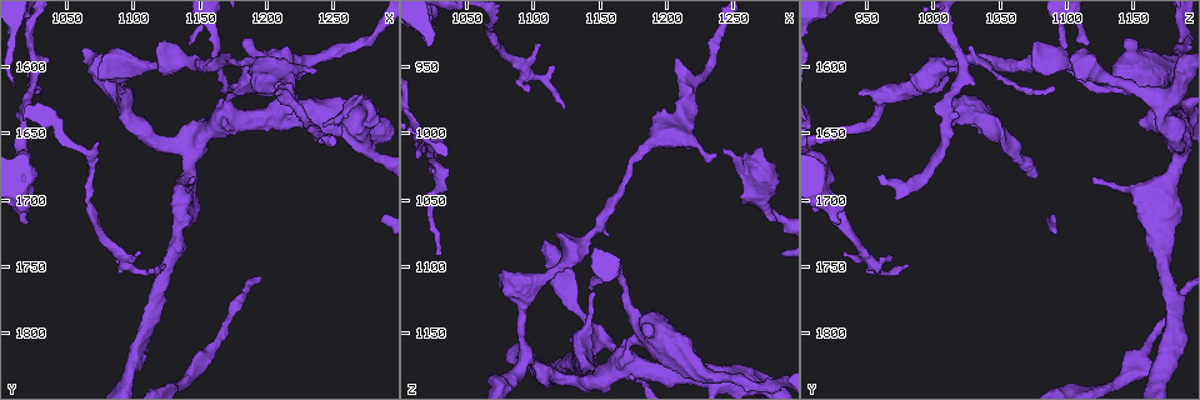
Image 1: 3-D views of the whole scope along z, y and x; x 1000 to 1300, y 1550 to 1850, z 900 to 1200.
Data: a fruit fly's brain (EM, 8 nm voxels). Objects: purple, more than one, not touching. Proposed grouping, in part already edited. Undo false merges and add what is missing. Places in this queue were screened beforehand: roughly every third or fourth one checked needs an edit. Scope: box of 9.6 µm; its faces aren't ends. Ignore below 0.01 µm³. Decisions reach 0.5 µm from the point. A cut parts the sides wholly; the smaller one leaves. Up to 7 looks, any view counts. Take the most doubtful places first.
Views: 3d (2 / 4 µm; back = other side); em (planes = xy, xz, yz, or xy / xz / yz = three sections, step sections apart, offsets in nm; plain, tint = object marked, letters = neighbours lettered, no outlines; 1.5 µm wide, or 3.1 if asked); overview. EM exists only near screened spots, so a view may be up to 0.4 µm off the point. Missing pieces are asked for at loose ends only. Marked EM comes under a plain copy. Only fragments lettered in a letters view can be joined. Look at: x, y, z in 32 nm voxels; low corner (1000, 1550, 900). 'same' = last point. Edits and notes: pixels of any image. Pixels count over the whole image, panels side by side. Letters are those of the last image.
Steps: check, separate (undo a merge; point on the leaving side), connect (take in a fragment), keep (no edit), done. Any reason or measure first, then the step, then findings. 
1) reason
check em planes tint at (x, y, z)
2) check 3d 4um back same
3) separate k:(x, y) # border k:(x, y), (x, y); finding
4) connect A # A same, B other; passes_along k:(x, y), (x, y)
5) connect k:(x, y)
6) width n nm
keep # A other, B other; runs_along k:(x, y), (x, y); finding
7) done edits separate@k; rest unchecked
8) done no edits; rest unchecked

end of a long branch
check 3d 2um at (1020, 1716, 928)

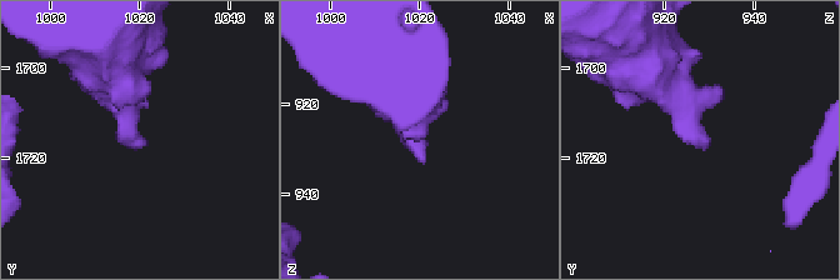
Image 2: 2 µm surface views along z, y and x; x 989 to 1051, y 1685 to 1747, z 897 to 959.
shape alone is not enough
check em xy step 8 letters at (1022, 1717, 929)

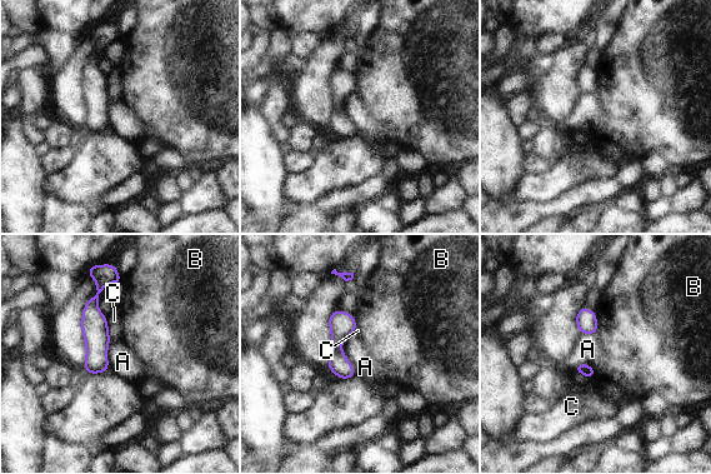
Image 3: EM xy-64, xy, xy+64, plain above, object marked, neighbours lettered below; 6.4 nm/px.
check em planes letters same

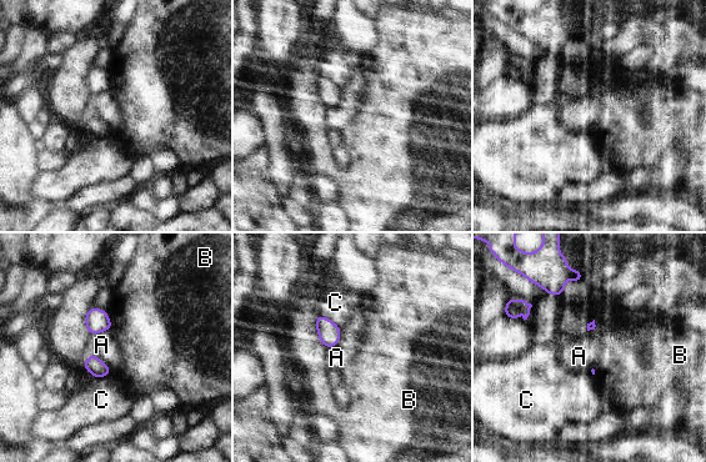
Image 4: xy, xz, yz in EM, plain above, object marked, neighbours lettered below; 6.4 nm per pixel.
longest_contact A 200 nm
keep # A other, B other, C other; border 4:(81, 363), (93, 353), (111, 371); no lettered fragment goes on from it

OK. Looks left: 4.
check em planes tint at (1172, 1620, 1156)

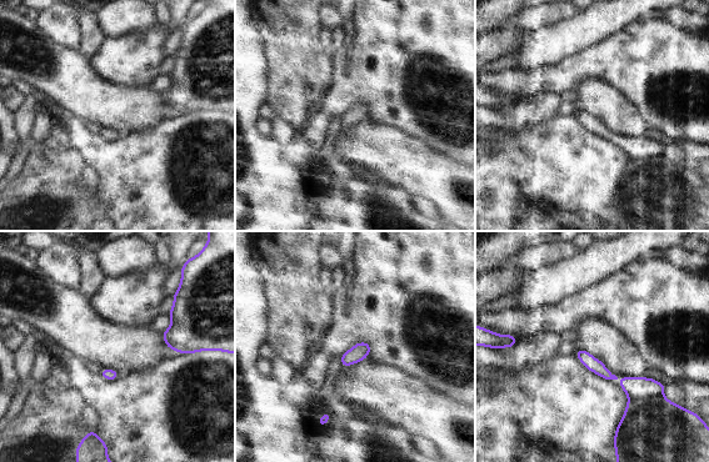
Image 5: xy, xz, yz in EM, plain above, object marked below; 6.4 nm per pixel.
check em planes letters same

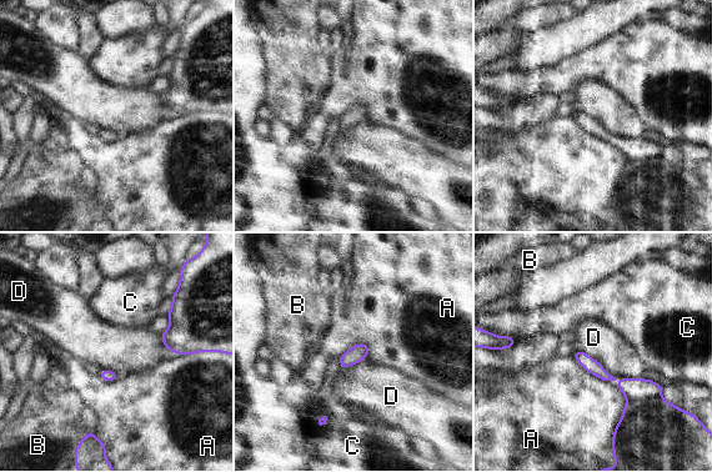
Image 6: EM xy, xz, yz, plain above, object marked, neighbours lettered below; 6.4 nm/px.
longest_contact A 550 nm
separate 6:(638, 390) # A other, B other, C other, D other; part_leaving 6:(577, 355), (607, 377), (650, 391); two neurons meet here

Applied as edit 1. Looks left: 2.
branch stops here
check 3d 2um at (1030, 1618, 1090)

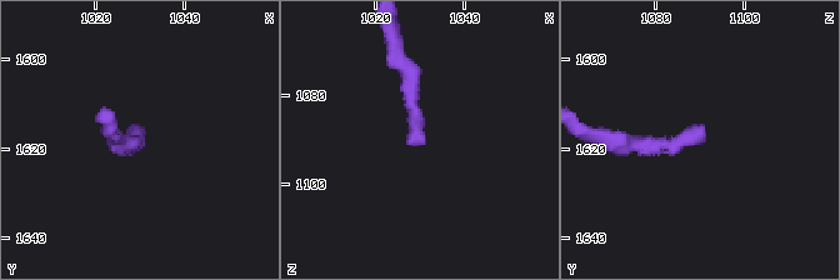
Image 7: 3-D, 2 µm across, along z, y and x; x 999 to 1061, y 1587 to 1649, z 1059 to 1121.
shape alone is not enough
check em xz step 4 letters at (1030, 1618, 1091)

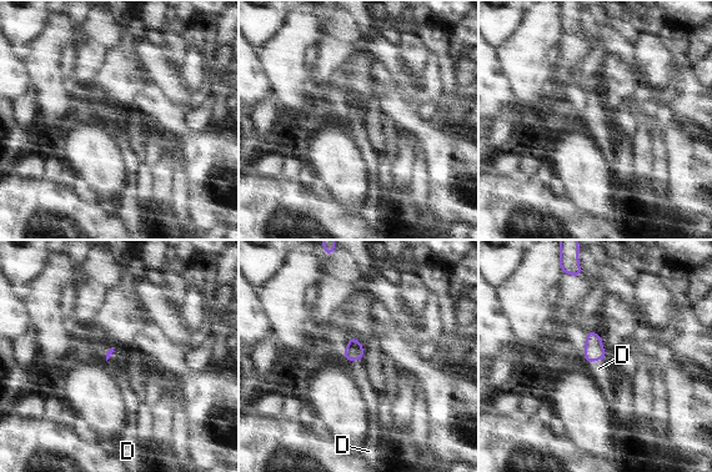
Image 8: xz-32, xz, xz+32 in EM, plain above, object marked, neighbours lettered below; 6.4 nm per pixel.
connect D # D same; passes_along 8:(593, 350), (595, 360), (598, 368); the neuron continues

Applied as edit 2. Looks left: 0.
done edits separate@6, connect@8; rest unchecked

